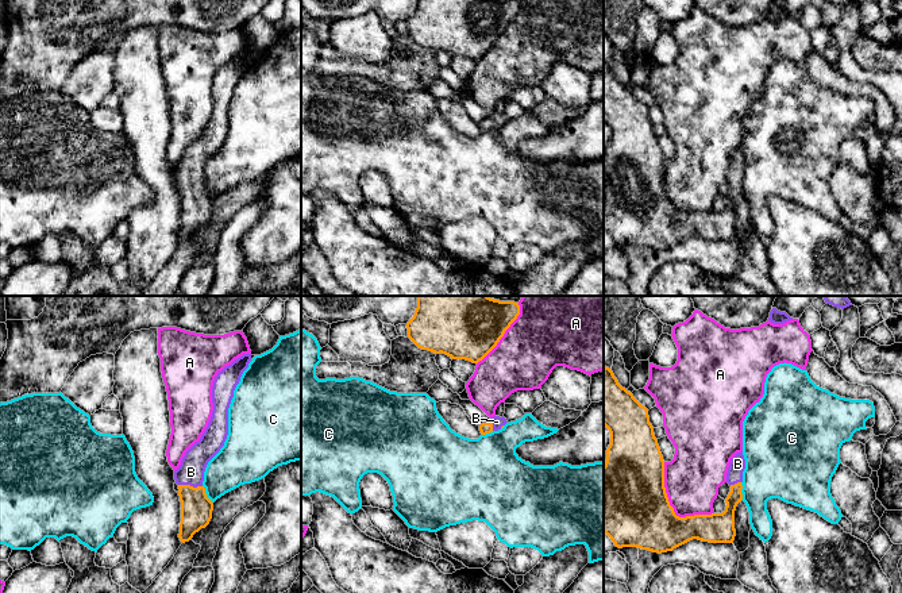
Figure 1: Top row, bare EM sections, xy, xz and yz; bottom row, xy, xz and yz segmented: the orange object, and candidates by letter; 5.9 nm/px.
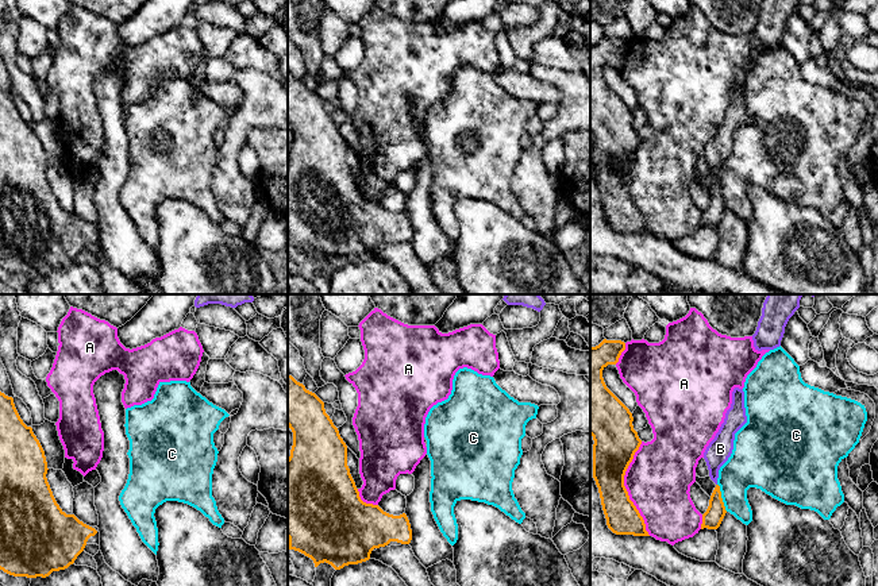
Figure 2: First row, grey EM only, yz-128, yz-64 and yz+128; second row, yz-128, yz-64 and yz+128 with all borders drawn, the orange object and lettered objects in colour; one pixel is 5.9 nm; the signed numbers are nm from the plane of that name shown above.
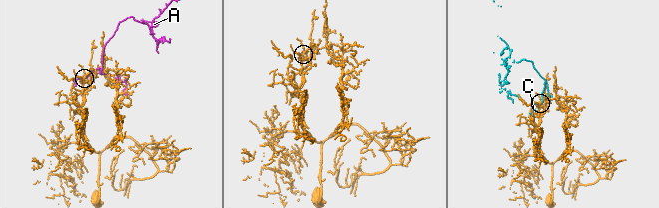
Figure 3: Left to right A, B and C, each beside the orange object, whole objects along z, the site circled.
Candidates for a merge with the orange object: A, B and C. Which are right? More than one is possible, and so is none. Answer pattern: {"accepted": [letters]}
{"accepted": ["B"]}

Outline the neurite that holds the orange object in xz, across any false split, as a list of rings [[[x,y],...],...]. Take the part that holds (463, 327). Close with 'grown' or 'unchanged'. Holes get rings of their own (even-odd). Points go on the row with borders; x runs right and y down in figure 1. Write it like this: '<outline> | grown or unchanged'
[[[417,296],[408,338],[421,350],[478,363],[519,315],[519,303],[489,296]]] | unchanged

